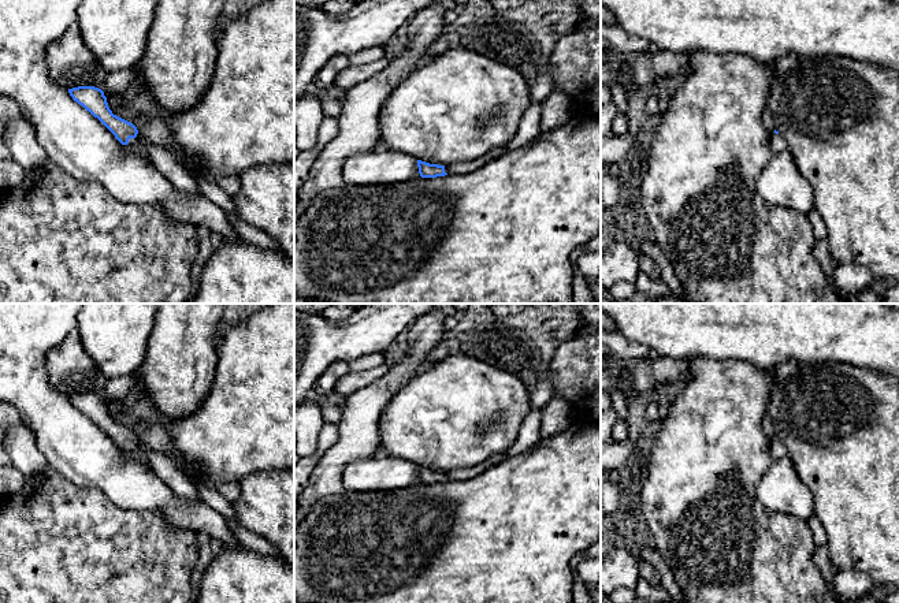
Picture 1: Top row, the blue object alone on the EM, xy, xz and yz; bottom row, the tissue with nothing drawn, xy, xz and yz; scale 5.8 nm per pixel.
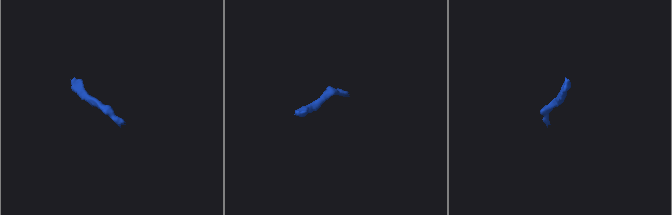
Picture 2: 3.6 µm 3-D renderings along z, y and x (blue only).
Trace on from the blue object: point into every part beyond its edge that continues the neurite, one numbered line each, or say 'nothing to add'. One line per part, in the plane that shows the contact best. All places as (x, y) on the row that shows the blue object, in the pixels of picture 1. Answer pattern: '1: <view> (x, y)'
1: xy (162, 159)

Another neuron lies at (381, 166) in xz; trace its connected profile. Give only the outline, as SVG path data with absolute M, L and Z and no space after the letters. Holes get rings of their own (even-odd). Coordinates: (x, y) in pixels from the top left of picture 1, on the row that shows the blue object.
M378 148L349 156L343 164L343 183L374 186L420 178L417 160L404 152Z

